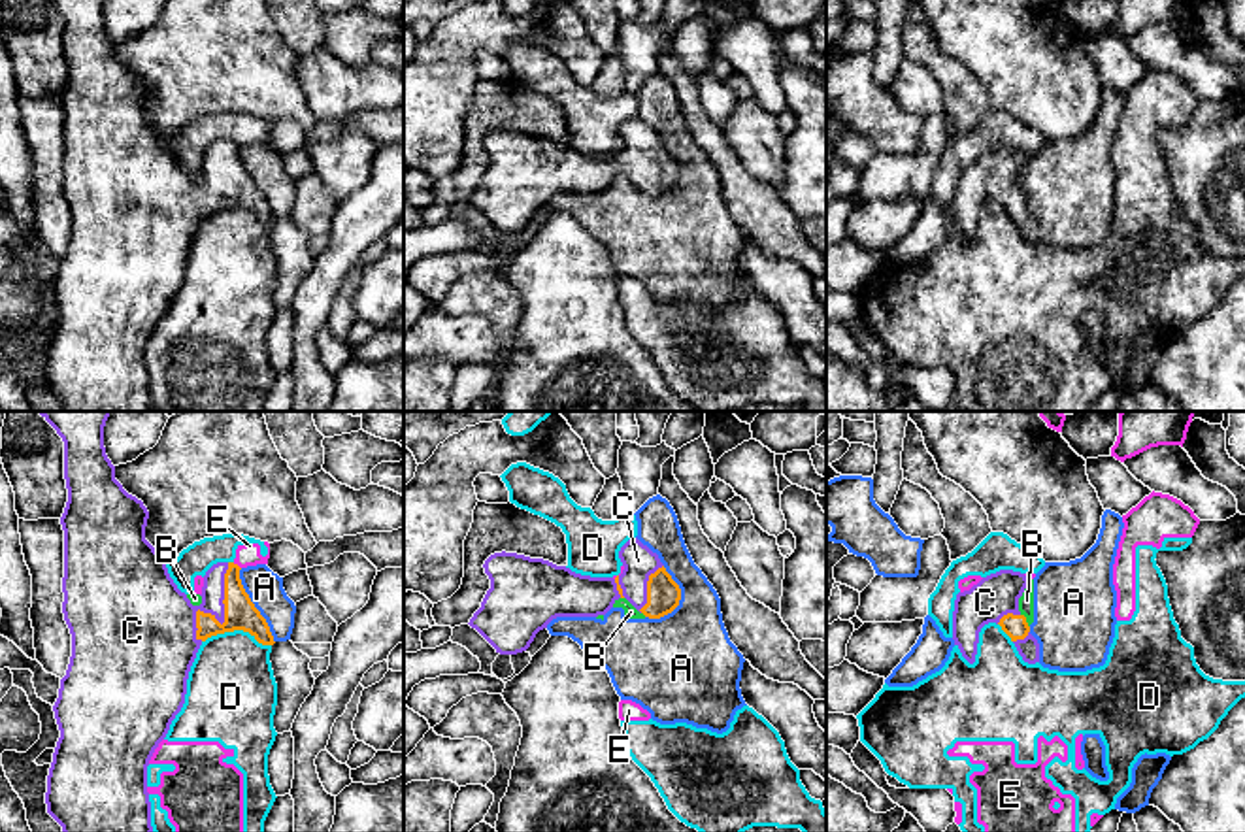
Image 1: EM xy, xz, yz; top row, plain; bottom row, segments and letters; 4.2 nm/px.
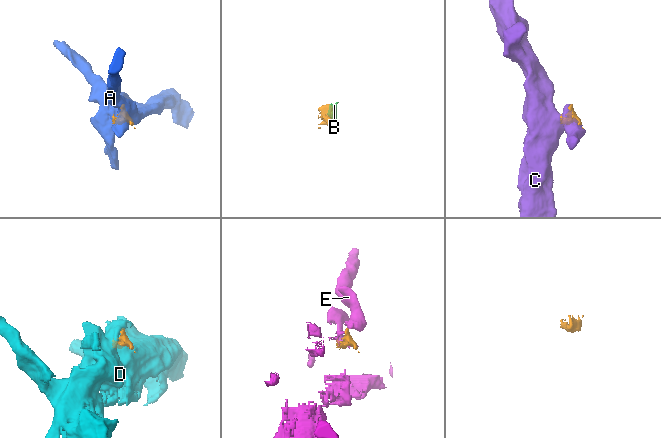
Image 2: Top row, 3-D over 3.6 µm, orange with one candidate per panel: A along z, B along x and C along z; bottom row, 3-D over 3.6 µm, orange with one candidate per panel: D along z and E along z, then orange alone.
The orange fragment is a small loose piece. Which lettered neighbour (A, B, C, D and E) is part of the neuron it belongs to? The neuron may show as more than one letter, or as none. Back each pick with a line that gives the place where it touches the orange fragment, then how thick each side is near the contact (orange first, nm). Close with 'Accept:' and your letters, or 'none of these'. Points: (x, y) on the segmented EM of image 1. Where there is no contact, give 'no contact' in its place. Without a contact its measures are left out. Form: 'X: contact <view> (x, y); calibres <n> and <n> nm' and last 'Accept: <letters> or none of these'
C: contact xy (225, 619); calibres 140 and 260 nm
Accept: C

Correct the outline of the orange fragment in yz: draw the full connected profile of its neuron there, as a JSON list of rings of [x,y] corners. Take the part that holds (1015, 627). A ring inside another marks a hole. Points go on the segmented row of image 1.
[[[1000,570],[983,577],[970,591],[956,594],[953,640],[970,664],[975,662],[979,632],[988,623],[1002,626],[1024,662],[1039,662],[1039,643],[1030,634],[1026,617],[1019,611],[1019,598],[1026,585],[1024,574]]]

